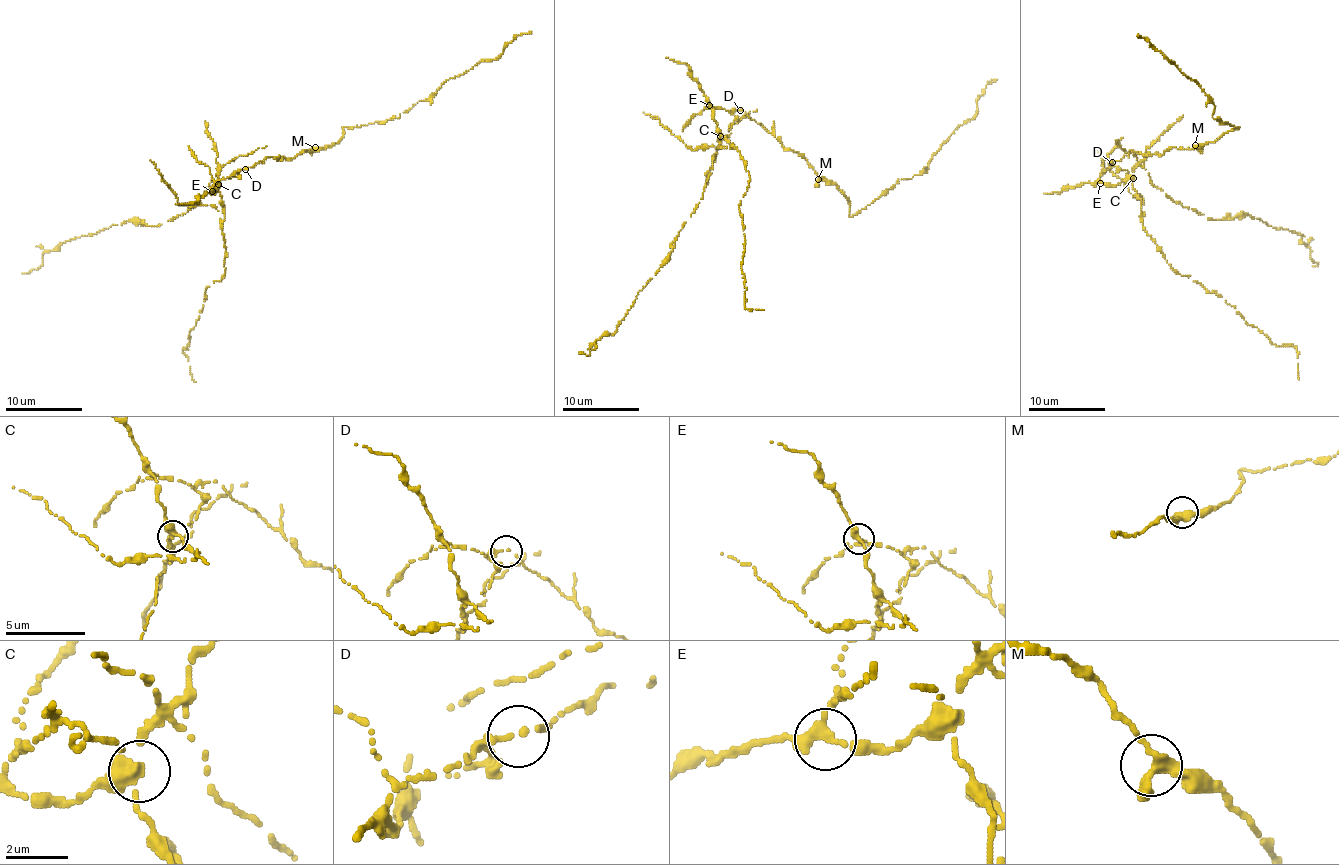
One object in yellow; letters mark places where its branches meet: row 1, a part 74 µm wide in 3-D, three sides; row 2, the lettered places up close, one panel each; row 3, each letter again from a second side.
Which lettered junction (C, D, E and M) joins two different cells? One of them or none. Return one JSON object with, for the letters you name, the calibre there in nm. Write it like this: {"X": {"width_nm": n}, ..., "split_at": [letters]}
{"C": {"width_nm": 320}, "split_at": ["C"]}

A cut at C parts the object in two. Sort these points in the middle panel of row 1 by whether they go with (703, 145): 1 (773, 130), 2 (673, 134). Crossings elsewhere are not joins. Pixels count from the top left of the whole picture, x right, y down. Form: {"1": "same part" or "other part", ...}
{"1": "other part", "2": "same part"}

